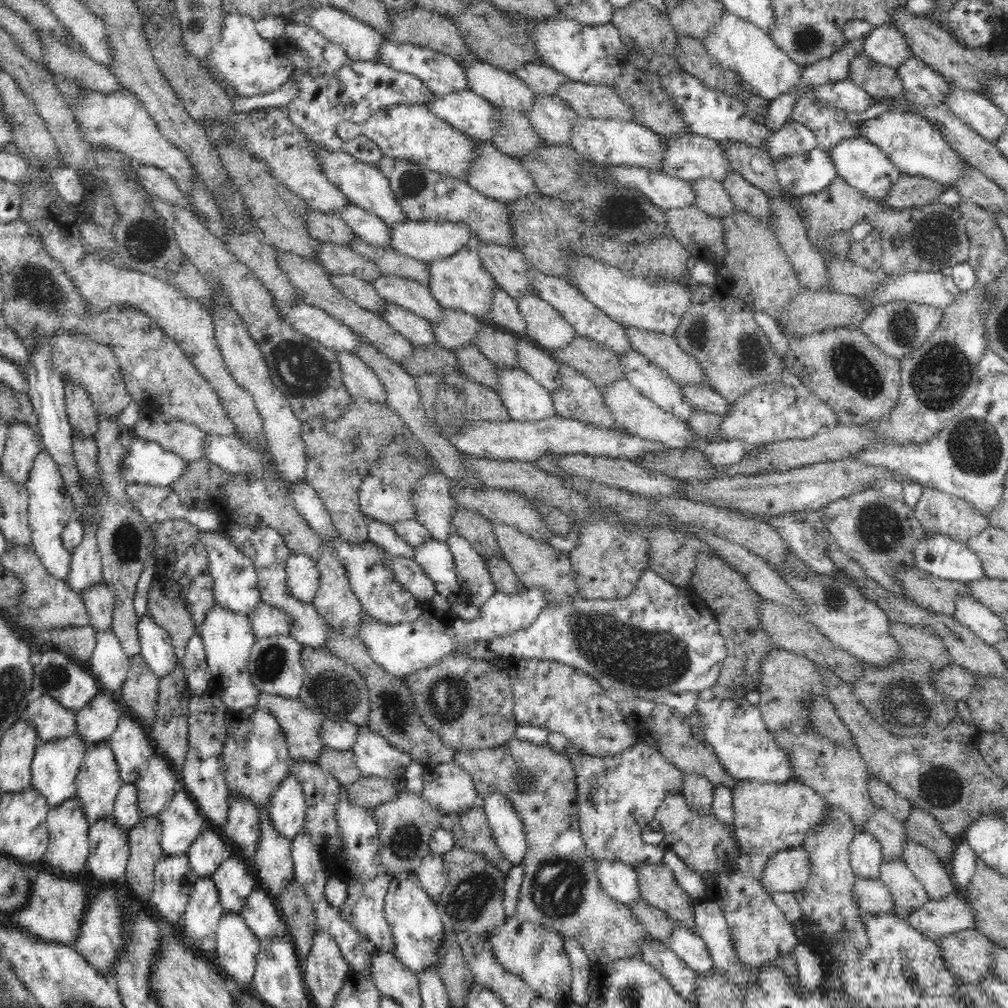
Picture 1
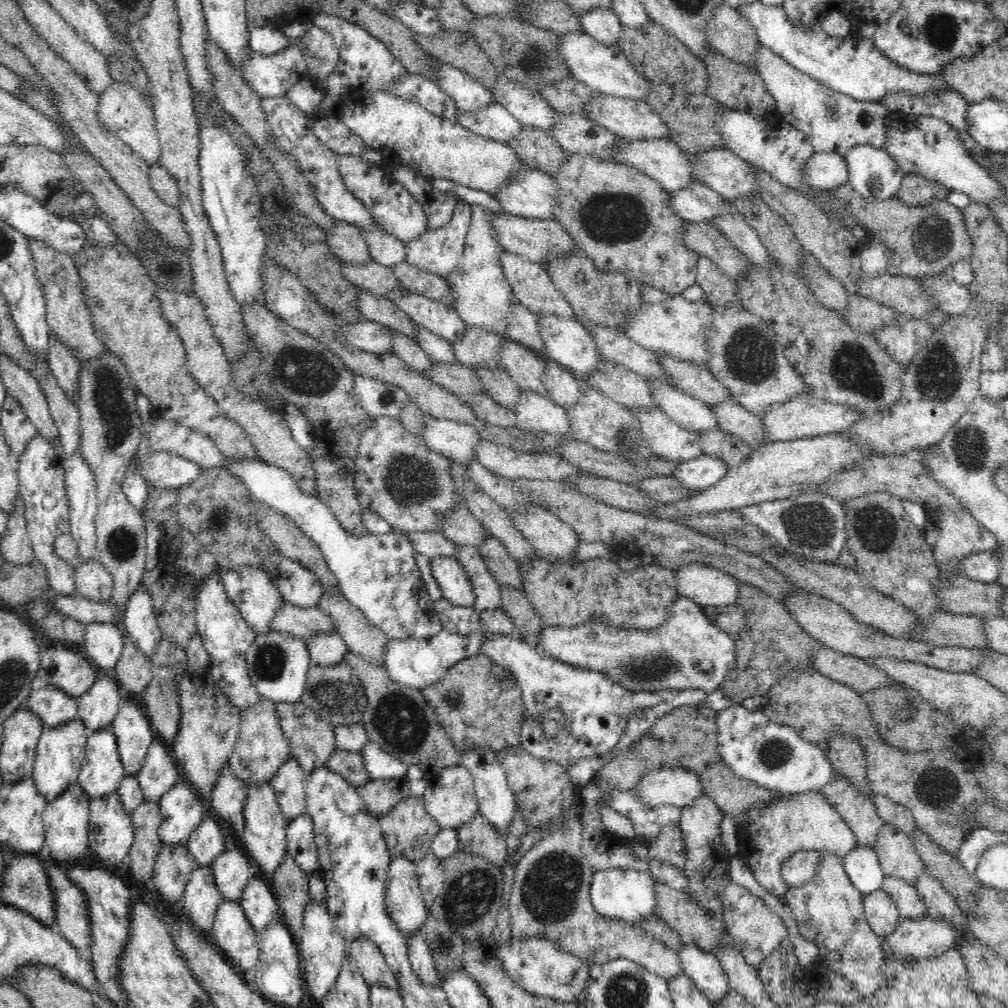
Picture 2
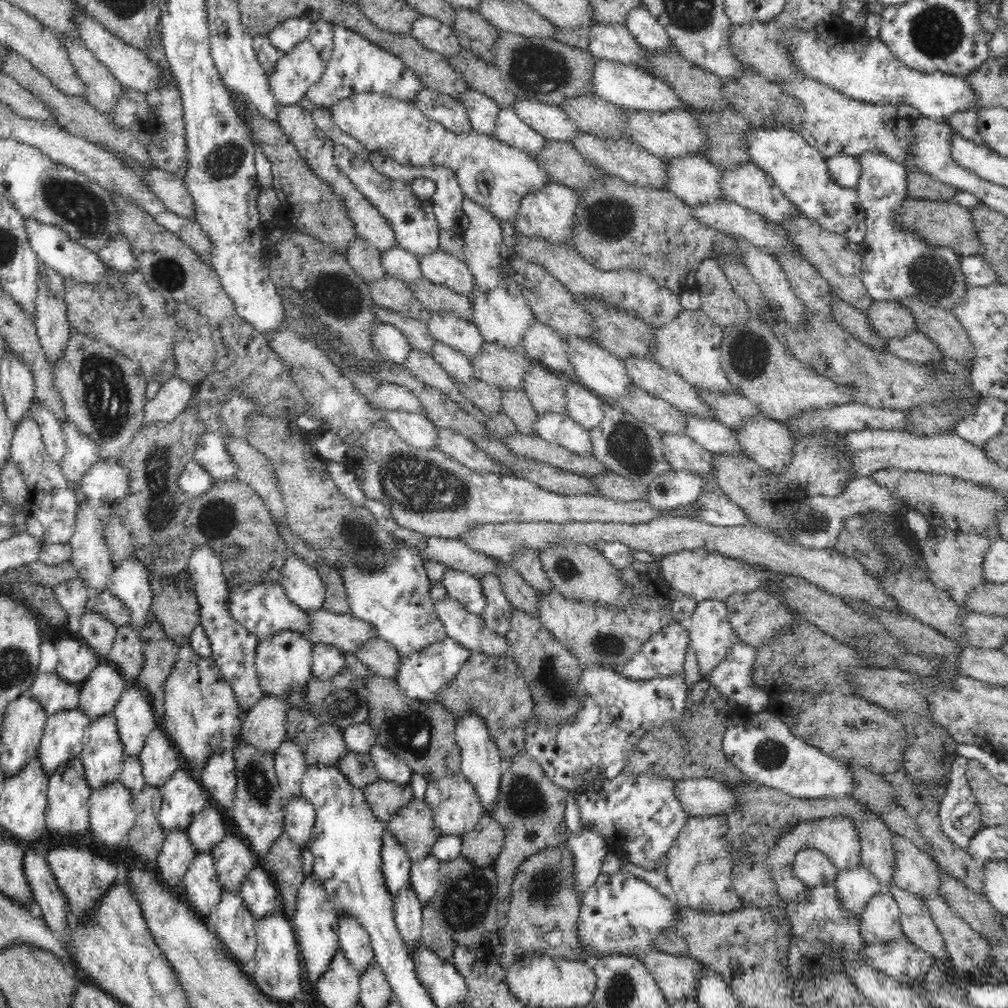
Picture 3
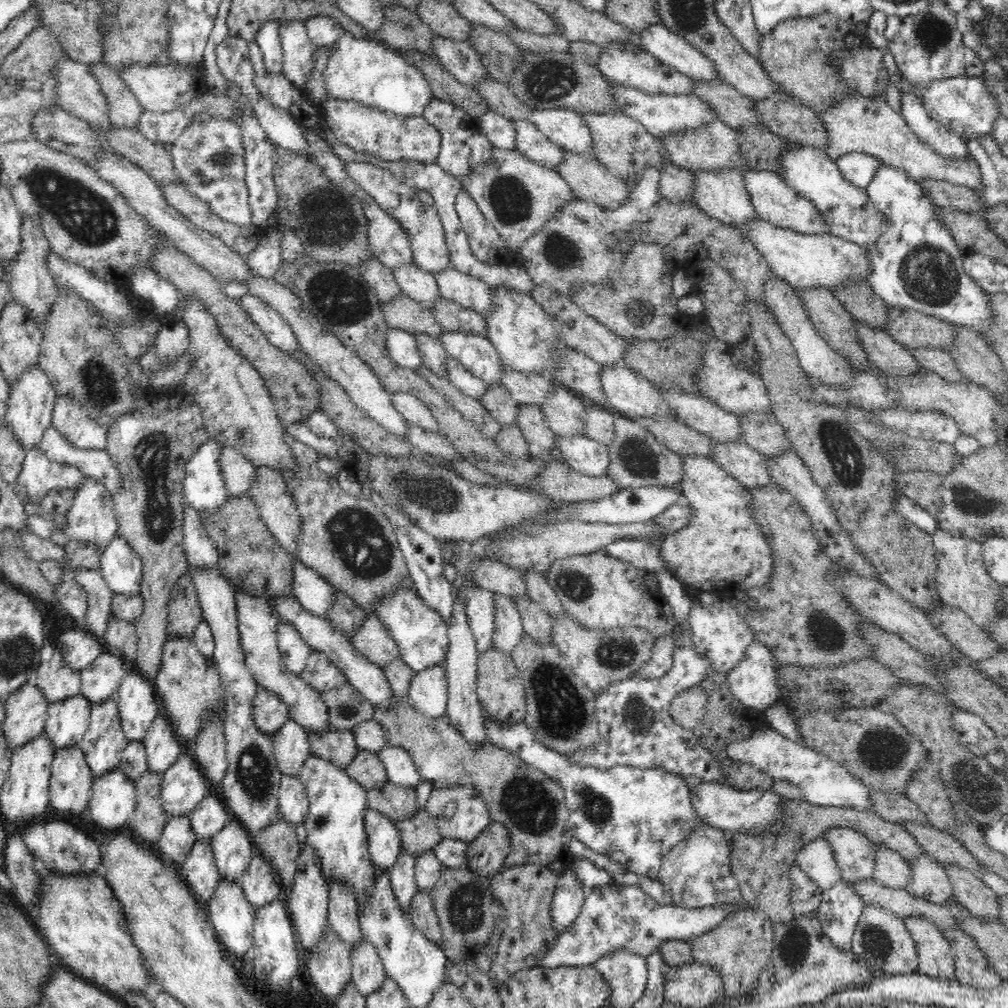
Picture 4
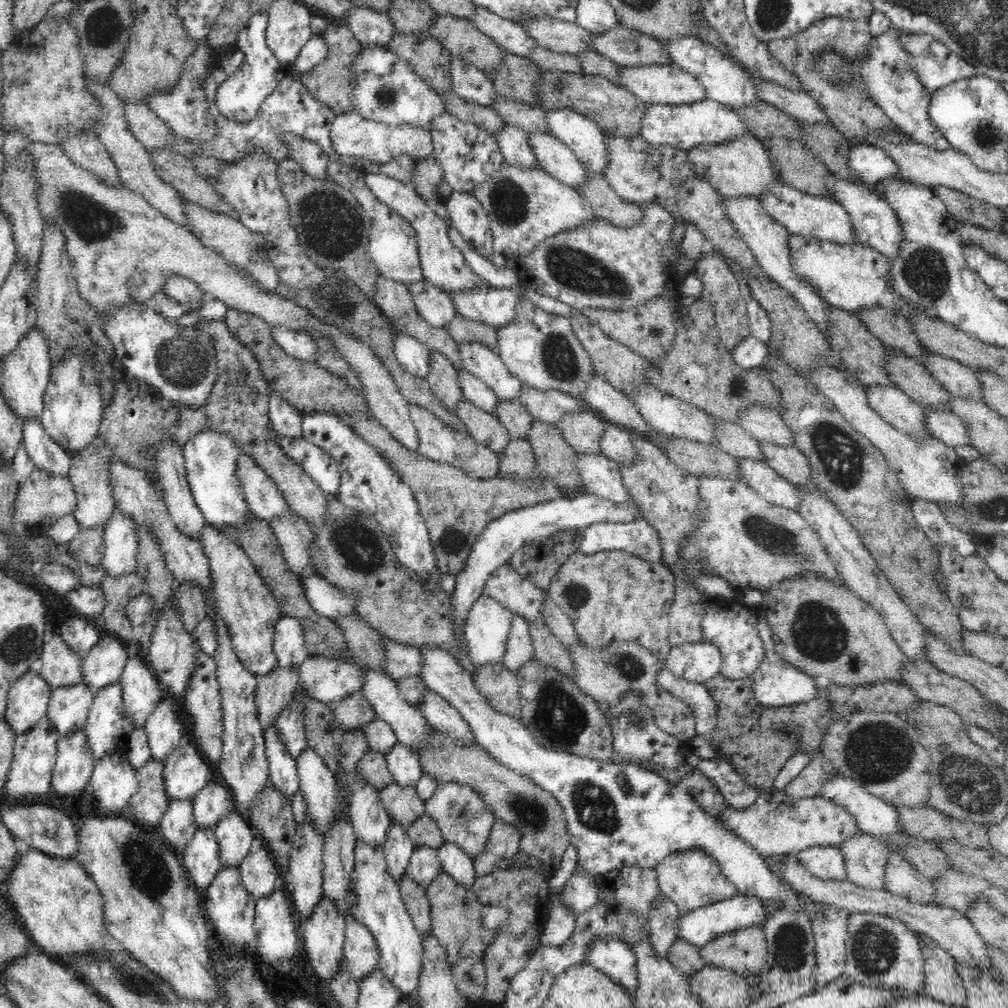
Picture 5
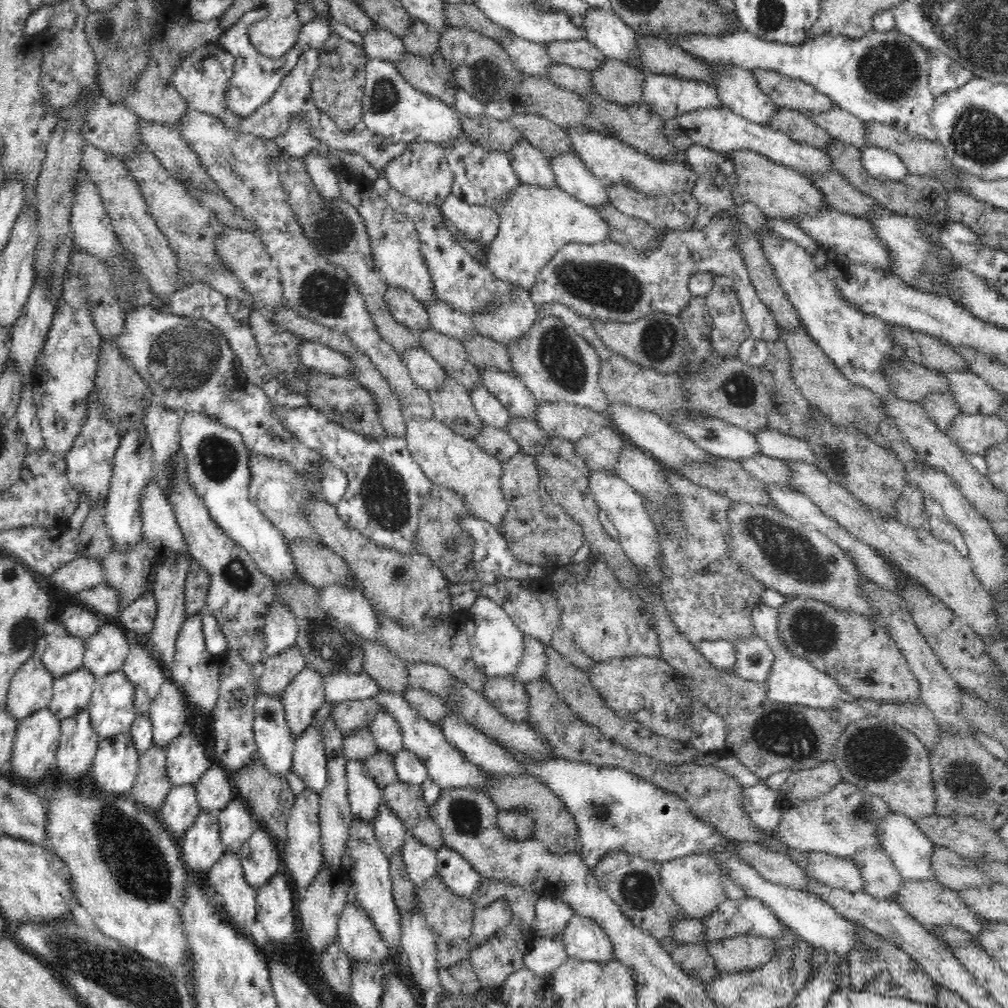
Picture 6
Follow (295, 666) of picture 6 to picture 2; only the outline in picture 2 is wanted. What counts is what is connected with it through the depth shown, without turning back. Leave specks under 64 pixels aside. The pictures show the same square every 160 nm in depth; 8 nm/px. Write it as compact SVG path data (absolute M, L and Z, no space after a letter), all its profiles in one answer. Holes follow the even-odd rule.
M266 699L246 707L240 712L241 729L236 749L230 756L227 765L234 771L234 774L238 775L238 778L244 781L246 786L247 781L256 781L256 783L270 781L278 767L291 757L288 740L283 735L274 704L274 701Z

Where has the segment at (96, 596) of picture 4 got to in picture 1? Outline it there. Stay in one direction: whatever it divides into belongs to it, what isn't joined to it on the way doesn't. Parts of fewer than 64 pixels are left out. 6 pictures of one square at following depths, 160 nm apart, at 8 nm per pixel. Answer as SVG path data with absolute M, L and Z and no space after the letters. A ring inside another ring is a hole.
M95 632L96 643L92 657L86 662L88 669L104 686L106 693L113 698L120 698L122 686L130 674L130 657L121 646L115 633Z

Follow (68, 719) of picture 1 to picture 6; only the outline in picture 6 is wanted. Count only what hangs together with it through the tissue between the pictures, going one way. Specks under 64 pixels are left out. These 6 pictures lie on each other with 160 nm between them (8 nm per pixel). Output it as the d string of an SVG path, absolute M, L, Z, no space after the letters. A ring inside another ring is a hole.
M56 624L56 630L46 636L48 644L41 659L54 679L70 674L83 666L85 656L84 641L64 630L62 624Z

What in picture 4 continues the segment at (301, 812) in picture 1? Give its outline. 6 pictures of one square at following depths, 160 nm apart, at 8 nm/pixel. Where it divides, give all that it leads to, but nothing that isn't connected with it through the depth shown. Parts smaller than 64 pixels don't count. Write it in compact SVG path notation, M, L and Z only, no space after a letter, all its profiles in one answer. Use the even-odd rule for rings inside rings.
M288 719L270 737L274 757L282 775L296 777L304 762L311 756L308 732L300 723Z

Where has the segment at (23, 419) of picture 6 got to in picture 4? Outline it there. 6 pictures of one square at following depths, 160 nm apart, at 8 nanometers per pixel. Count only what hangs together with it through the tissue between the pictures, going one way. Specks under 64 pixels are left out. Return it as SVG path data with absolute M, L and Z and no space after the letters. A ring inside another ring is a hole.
M39 445L26 452L22 470L17 482L25 490L24 511L32 515L35 509L33 502L38 502L45 494L56 489L77 490L86 477L76 467L52 462Z

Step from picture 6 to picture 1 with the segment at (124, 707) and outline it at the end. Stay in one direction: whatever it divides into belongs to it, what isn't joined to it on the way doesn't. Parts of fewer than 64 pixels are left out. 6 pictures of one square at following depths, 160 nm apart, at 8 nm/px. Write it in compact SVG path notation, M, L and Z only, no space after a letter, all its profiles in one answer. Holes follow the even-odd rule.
M108 740L87 748L81 768L75 782L77 797L80 799L80 804L84 809L84 813L86 813L88 822L93 823L99 818L113 814L115 800L123 783L118 763L116 763Z

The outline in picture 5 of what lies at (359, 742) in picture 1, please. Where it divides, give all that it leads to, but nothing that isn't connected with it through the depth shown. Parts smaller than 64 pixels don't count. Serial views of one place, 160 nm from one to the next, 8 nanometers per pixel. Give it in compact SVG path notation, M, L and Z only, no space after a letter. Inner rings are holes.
M397 743L385 756L394 783L402 786L417 786L418 780L424 774L418 752Z

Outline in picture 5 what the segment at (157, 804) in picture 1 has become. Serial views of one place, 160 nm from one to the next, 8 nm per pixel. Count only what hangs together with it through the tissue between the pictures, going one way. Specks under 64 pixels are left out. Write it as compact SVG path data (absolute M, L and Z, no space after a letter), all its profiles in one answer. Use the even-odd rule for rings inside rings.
M165 693L145 722L152 758L165 762L182 745L182 724L172 698Z

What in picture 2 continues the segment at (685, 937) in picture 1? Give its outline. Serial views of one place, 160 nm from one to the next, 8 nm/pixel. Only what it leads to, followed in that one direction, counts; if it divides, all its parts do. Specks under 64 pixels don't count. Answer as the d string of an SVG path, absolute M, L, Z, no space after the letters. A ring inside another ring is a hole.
M682 946L678 951L683 972L702 994L715 1006L724 994L732 991L730 979L722 969L714 951L706 952L697 946Z

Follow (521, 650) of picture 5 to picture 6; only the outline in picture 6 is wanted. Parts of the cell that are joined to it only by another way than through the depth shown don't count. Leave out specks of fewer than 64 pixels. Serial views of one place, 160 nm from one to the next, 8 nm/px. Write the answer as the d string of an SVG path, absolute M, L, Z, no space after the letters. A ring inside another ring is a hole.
M525 635L525 656L518 664L519 668L514 672L513 678L525 686L535 681L542 681L547 672L546 662L545 645L537 639Z

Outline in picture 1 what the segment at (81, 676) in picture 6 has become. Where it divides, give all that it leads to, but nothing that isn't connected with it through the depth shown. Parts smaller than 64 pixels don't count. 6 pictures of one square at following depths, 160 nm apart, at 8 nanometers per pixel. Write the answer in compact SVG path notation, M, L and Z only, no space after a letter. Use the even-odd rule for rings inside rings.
M76 732L69 737L57 738L52 742L40 740L31 764L32 785L44 798L50 807L62 804L65 800L77 796L76 780L82 769L87 744L80 733Z

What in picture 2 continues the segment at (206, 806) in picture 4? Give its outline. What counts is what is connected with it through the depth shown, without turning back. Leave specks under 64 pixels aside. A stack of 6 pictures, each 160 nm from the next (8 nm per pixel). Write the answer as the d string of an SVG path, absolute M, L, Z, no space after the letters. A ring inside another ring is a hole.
M206 818L190 833L186 850L191 853L194 861L199 865L211 862L225 850L224 834L215 818Z

